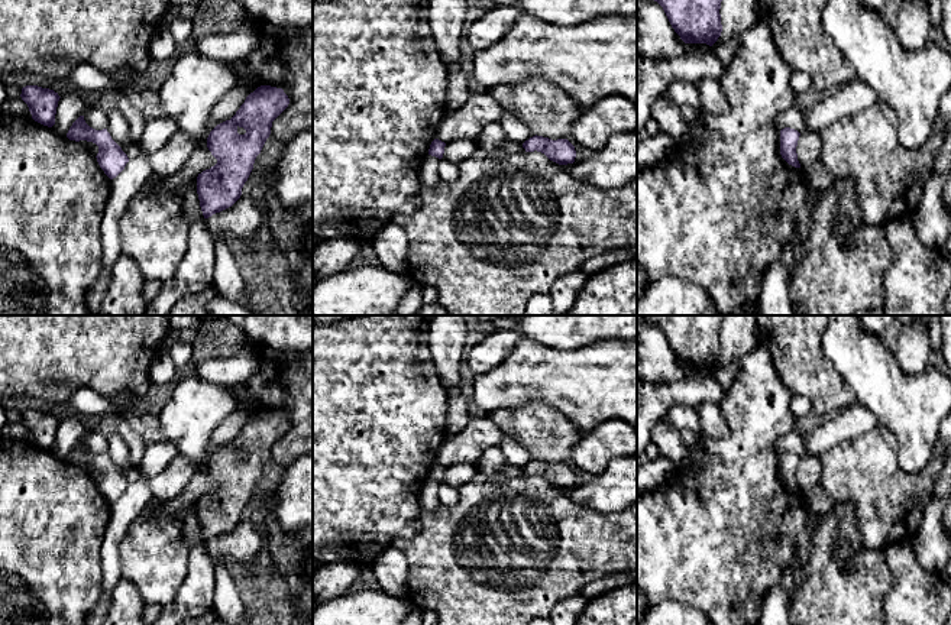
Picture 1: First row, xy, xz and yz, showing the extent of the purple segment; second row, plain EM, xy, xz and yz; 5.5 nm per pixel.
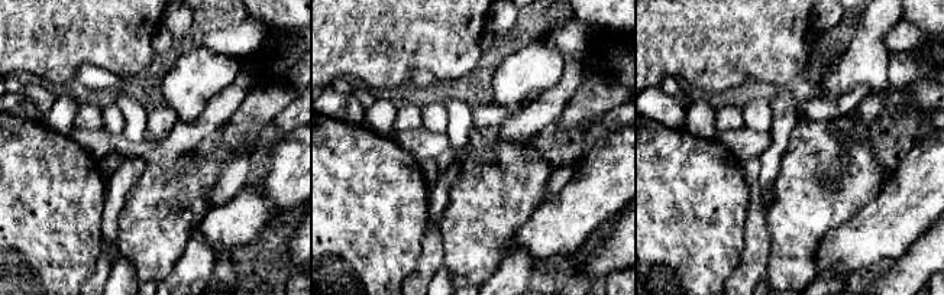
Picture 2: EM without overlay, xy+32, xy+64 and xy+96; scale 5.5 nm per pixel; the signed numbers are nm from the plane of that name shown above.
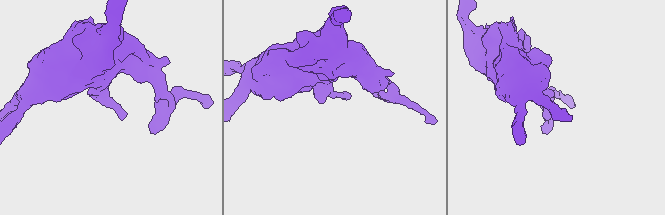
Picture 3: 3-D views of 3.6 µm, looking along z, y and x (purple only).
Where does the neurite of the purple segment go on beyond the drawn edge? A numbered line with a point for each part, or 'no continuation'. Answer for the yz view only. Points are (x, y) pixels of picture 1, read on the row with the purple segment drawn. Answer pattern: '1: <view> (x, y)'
no continuation

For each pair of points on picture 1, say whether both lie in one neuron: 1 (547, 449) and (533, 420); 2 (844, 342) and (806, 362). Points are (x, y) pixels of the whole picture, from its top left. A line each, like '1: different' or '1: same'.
1: same
2: different

